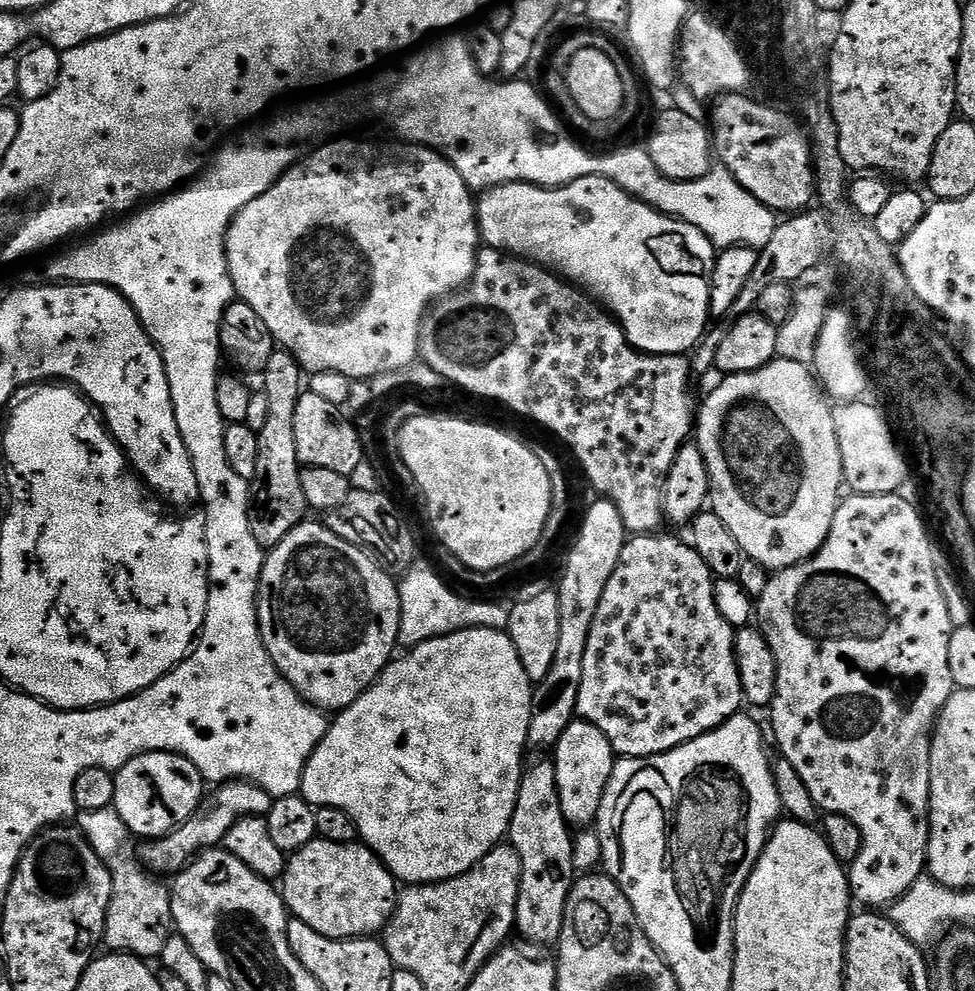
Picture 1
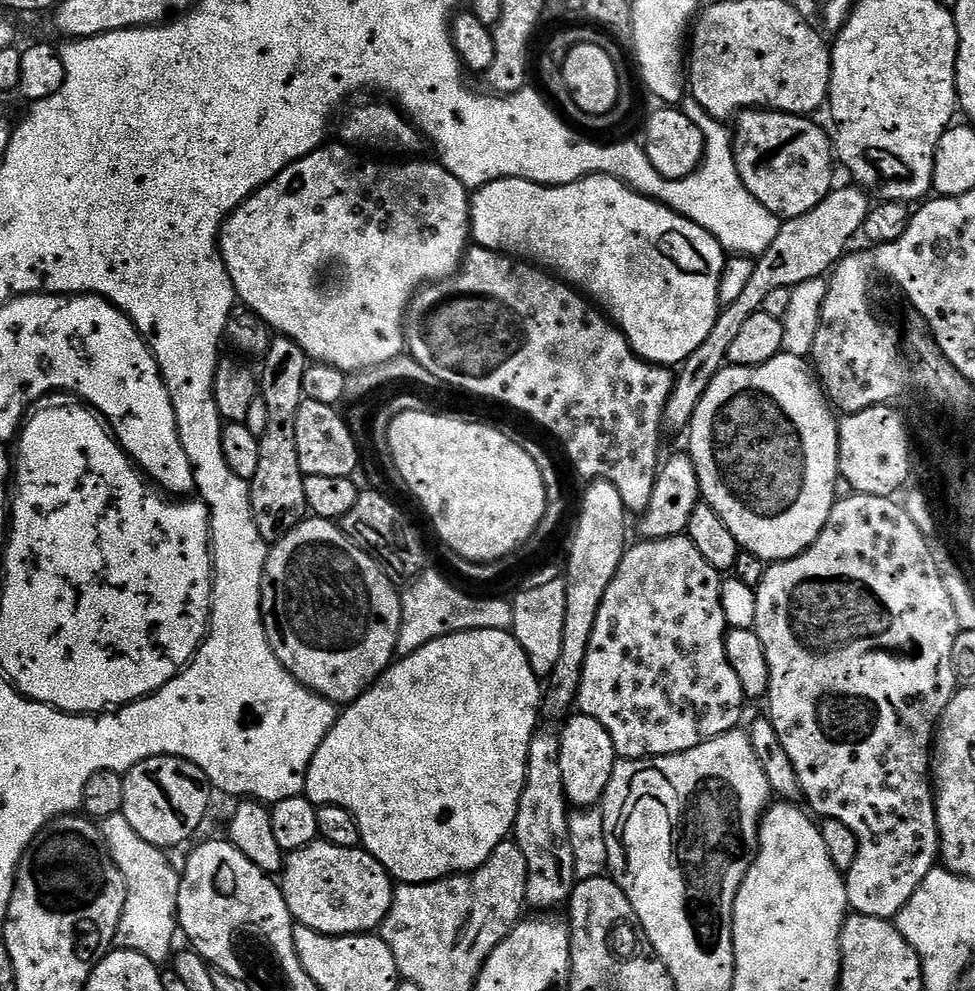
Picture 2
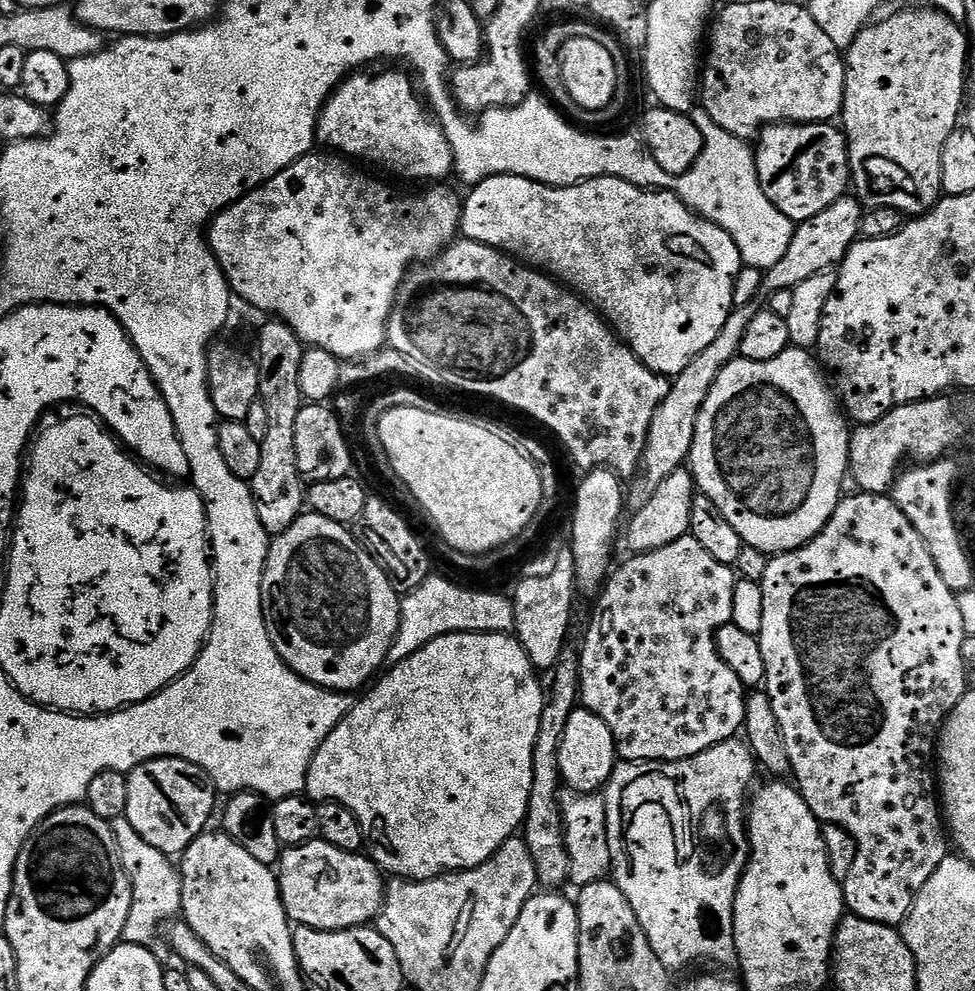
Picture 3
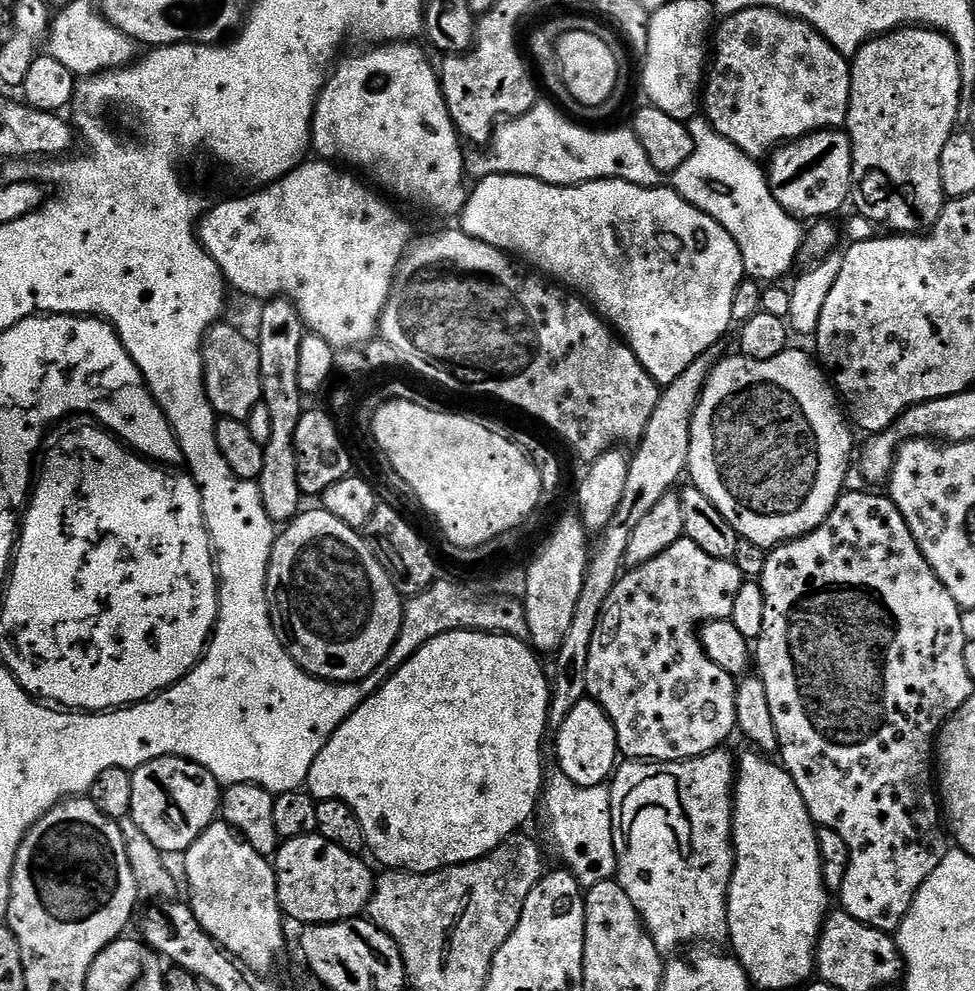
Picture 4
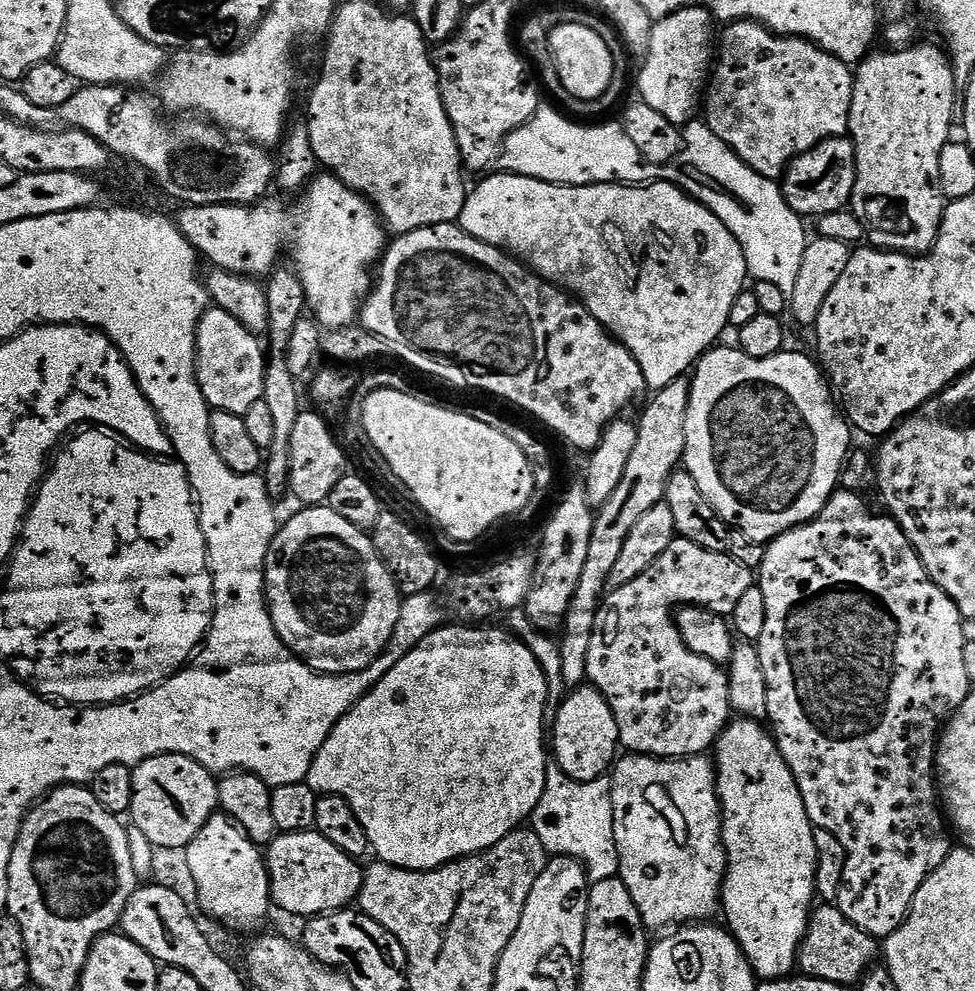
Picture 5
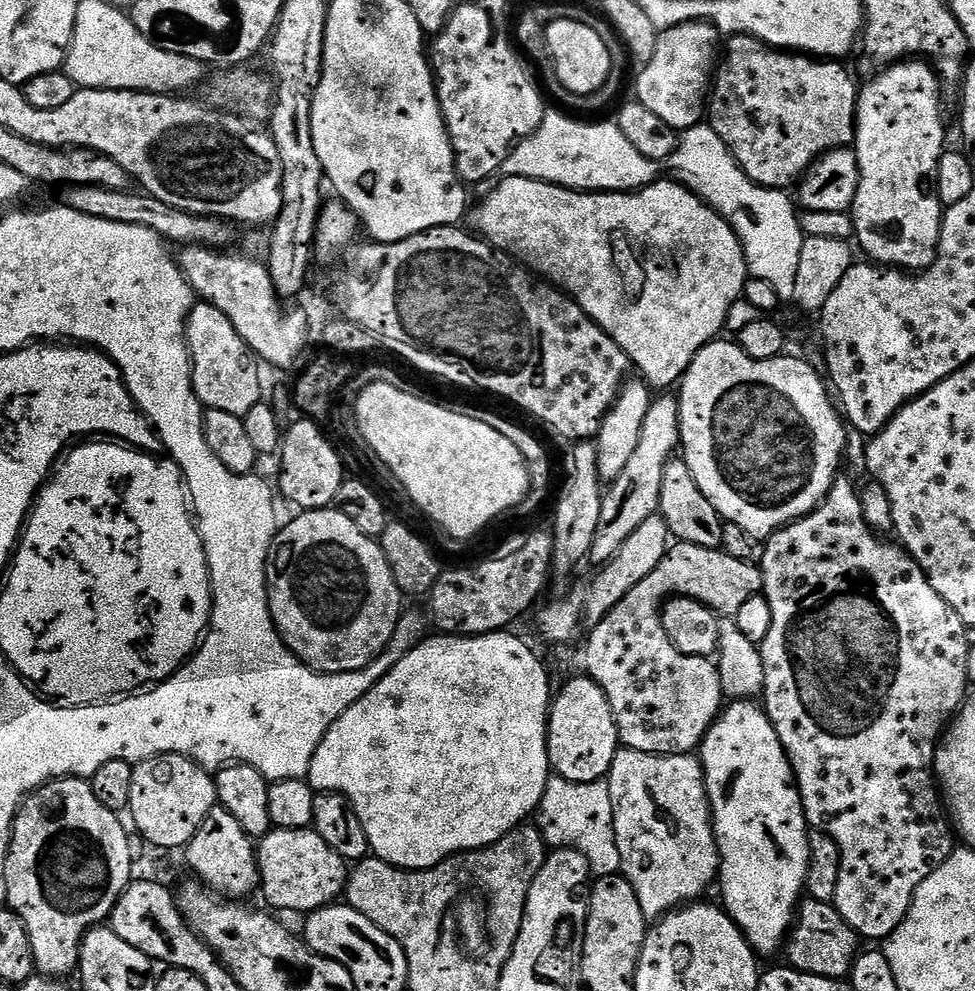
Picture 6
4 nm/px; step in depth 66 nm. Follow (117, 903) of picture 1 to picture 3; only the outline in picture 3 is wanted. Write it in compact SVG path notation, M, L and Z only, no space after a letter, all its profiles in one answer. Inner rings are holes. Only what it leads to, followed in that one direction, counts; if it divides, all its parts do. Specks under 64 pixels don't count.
M119 816L110 823L115 841L118 842L118 852L123 869L131 878L132 884L130 915L126 920L126 926L123 927L121 939L123 943L150 949L162 966L169 965L173 961L174 953L167 939L162 937L162 929L166 923L181 913L180 871L171 857L160 850L155 850L154 846L138 834L126 816Z

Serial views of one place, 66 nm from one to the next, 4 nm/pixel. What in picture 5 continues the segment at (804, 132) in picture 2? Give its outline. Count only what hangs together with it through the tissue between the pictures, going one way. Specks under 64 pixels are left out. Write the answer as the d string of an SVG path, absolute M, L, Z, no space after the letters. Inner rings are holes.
M832 137L812 147L806 154L796 156L785 169L781 188L787 204L795 213L802 218L819 218L827 213L843 211L851 203L856 178L856 145L849 137Z

